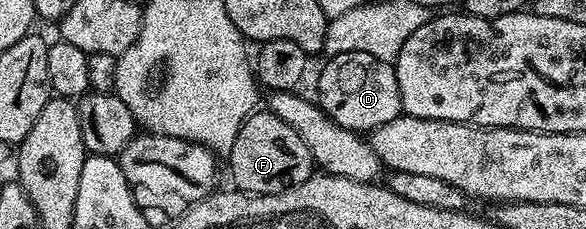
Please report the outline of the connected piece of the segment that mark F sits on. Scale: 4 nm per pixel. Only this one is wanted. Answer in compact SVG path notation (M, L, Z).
M267 108L256 109L254 114L248 115L245 124L237 130L237 140L233 140L233 148L226 155L225 162L231 165L230 185L245 194L280 194L282 190L300 186L313 173L311 153L309 148L305 148L305 140L301 140L301 136L297 136L281 116L272 114Z

